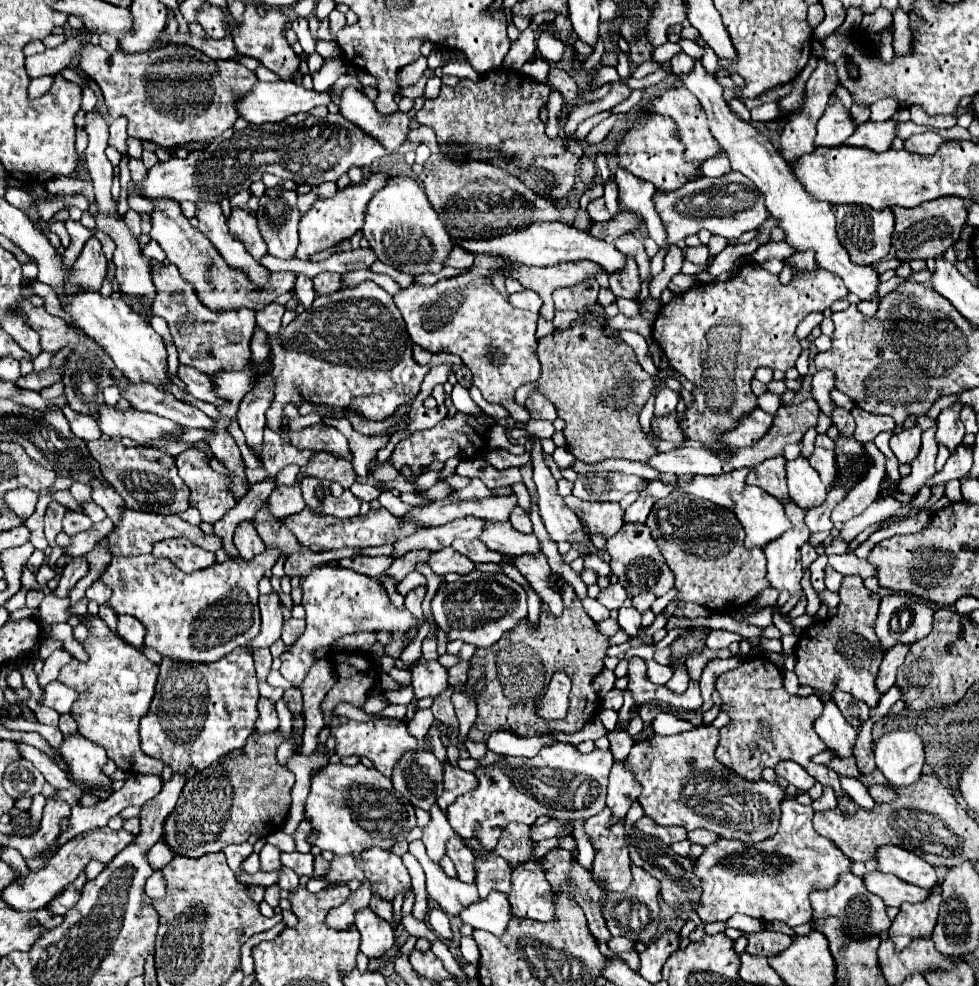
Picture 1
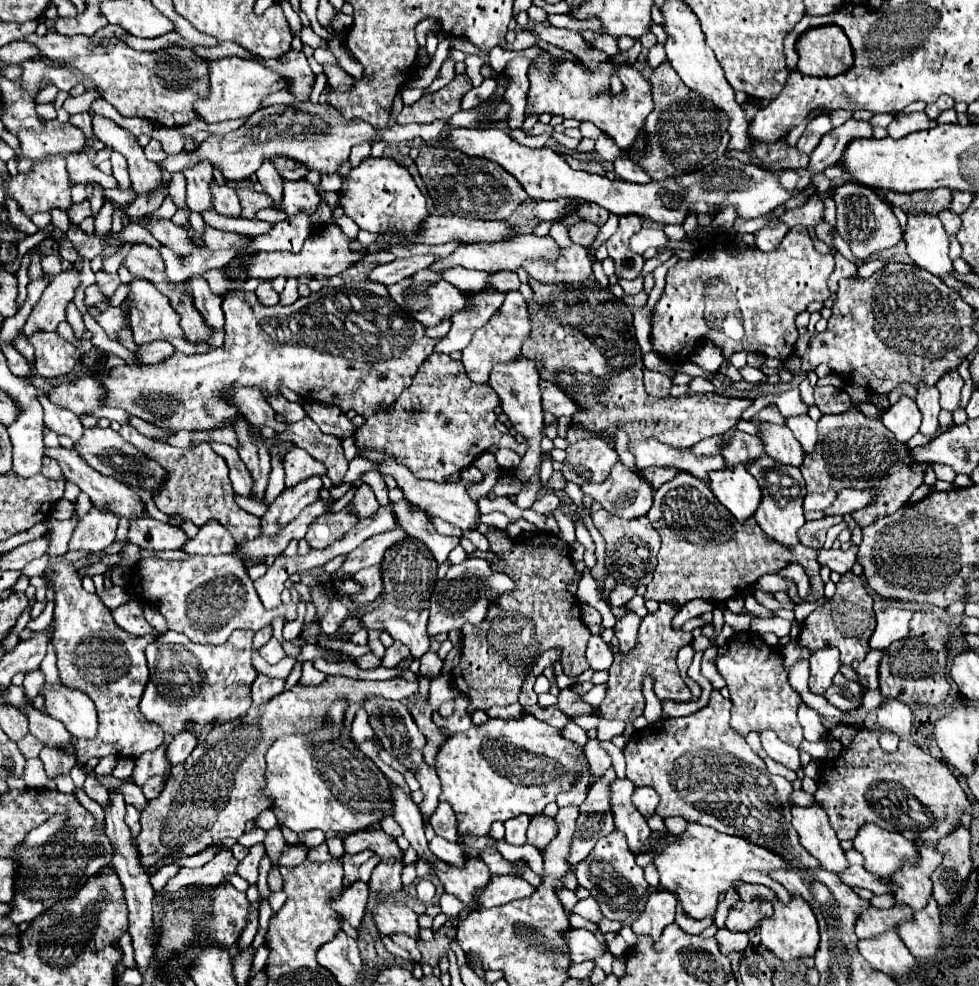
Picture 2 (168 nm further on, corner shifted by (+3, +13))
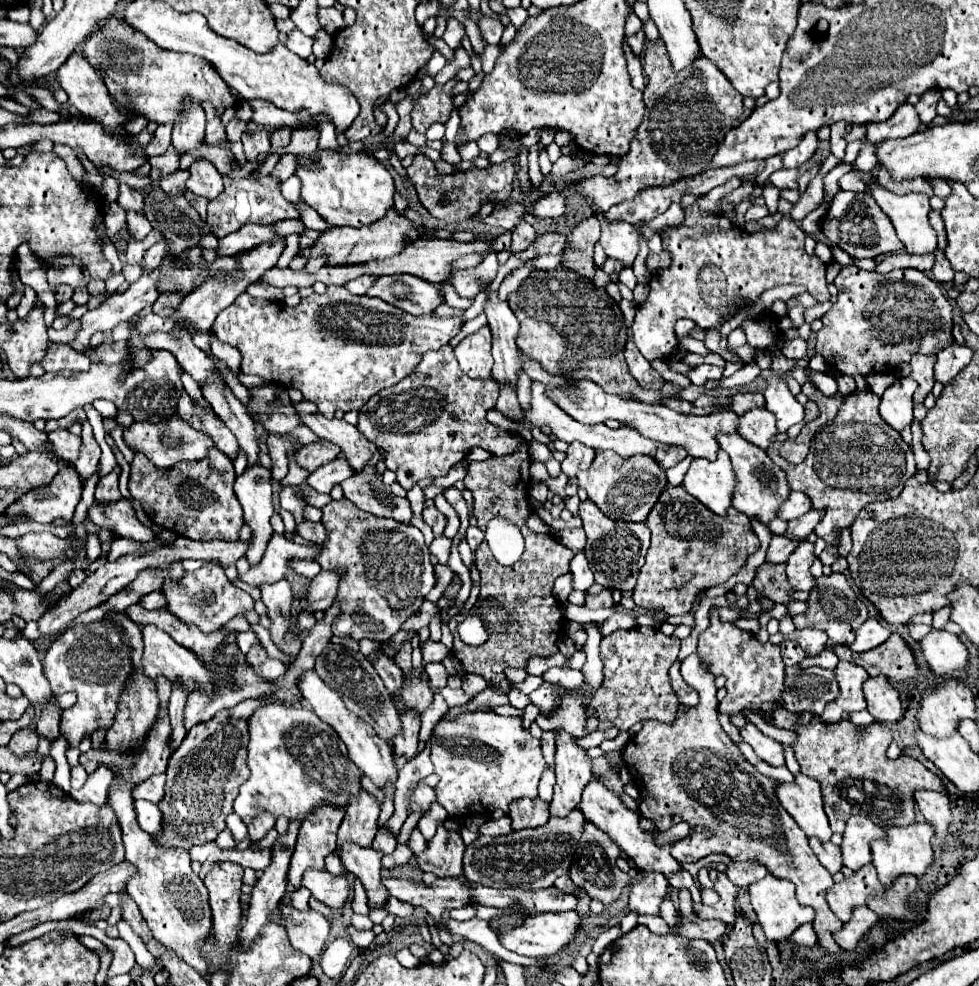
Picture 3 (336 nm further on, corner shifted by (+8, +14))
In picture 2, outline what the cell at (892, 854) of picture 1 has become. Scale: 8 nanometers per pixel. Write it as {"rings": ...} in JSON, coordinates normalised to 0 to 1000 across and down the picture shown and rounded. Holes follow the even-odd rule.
{"rings":[[[885,835],[880,841],[876,841],[876,847],[872,849],[872,861],[880,865],[885,883],[891,883],[899,889],[909,889],[913,883],[921,879],[921,871],[938,871],[936,857],[927,853],[925,849],[905,843],[897,839],[895,835]]]}

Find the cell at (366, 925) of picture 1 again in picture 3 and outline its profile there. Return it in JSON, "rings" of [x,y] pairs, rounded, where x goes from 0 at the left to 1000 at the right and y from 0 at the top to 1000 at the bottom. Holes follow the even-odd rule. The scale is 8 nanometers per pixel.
{"rings":[[[314,882],[309,890],[309,899],[332,919],[338,923],[350,923],[350,919],[356,913],[359,899],[354,890],[350,888],[340,888],[336,884],[328,882]]]}

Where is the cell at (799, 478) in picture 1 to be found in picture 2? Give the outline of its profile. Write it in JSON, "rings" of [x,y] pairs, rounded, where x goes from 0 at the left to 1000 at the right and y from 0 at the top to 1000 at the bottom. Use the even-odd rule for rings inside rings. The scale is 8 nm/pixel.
{"rings":[[[776,429],[774,431],[774,443],[778,445],[782,461],[797,470],[807,470],[811,474],[819,472],[819,453],[807,441],[807,435],[799,431],[789,431],[789,429]]]}

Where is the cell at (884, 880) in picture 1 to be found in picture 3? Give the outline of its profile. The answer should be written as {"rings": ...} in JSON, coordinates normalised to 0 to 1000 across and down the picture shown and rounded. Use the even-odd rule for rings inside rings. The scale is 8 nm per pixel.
{"rings":[[[830,850],[826,856],[828,856],[830,864],[835,866],[835,870],[839,872],[839,876],[841,876],[841,878],[845,878],[845,882],[847,882],[849,886],[855,886],[855,884],[859,884],[859,882],[861,882],[859,858],[853,858],[853,856],[849,856],[849,854],[839,856],[839,854],[835,854],[832,850]]]}

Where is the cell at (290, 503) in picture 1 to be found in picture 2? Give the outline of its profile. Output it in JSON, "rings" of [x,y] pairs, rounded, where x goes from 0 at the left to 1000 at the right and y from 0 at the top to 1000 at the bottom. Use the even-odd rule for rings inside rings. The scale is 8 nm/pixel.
{"rings":[[[298,455],[290,466],[292,494],[298,494],[319,482],[333,482],[333,474],[308,455]]]}

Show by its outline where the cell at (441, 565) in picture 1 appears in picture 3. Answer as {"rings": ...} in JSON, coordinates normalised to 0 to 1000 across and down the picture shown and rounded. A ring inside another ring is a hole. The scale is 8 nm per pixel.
{"rings":[[[387,460],[381,462],[381,469],[377,469],[377,473],[373,477],[369,477],[367,481],[348,489],[352,505],[363,509],[365,513],[369,513],[369,517],[373,517],[377,521],[401,525],[410,531],[420,529],[422,517],[420,517],[418,507],[401,503],[397,493],[391,491],[389,483],[383,483],[381,475],[383,475],[385,467],[387,467]]]}

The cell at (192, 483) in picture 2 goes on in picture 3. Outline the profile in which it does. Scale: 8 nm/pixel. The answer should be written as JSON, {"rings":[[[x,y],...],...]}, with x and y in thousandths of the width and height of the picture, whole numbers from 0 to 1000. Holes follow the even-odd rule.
{"rings":[[[216,454],[211,465],[201,469],[181,469],[175,475],[158,475],[154,467],[148,460],[138,460],[138,467],[134,471],[134,483],[132,483],[132,499],[136,505],[140,505],[150,519],[150,523],[162,531],[164,535],[171,535],[183,544],[191,544],[195,548],[244,548],[244,538],[250,531],[248,517],[238,501],[238,489],[240,489],[240,477],[234,465],[226,460],[222,454]]]}

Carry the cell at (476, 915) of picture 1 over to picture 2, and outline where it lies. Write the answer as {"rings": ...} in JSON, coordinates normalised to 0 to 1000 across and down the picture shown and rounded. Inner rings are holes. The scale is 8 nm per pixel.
{"rings":[[[480,869],[476,871],[474,879],[460,877],[456,883],[447,883],[447,891],[451,894],[454,902],[476,916],[478,922],[488,922],[484,914],[484,904],[498,896],[501,881],[490,869]]]}

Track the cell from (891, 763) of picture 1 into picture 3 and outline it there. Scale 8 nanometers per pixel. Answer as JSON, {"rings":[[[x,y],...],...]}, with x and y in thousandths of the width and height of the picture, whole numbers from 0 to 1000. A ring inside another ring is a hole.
{"rings":[[[888,688],[882,702],[886,708],[886,720],[892,728],[902,728],[904,732],[916,732],[920,728],[922,718],[918,704],[906,688]]]}

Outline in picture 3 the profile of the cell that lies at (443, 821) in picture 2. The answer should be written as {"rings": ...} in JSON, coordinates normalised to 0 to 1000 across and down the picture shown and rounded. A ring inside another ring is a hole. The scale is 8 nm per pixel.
{"rings":[[[428,793],[420,805],[420,813],[418,813],[418,822],[420,824],[438,824],[438,817],[446,811],[446,805],[442,799],[438,799],[436,795]]]}

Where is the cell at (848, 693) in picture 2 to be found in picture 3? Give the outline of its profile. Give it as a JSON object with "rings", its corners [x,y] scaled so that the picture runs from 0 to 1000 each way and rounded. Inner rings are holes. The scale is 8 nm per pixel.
{"rings":[[[808,675],[804,677],[802,692],[802,696],[806,696],[806,704],[802,704],[802,718],[808,722],[828,720],[832,724],[841,724],[841,718],[857,704],[853,682],[839,675],[828,675],[824,680]]]}

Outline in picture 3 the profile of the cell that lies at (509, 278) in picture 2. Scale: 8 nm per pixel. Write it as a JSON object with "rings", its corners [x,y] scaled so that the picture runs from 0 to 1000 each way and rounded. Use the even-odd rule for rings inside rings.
{"rings":[[[499,258],[489,270],[465,274],[463,280],[457,284],[465,290],[467,298],[473,302],[485,302],[495,290],[499,290],[510,274],[510,266],[506,258]]]}

